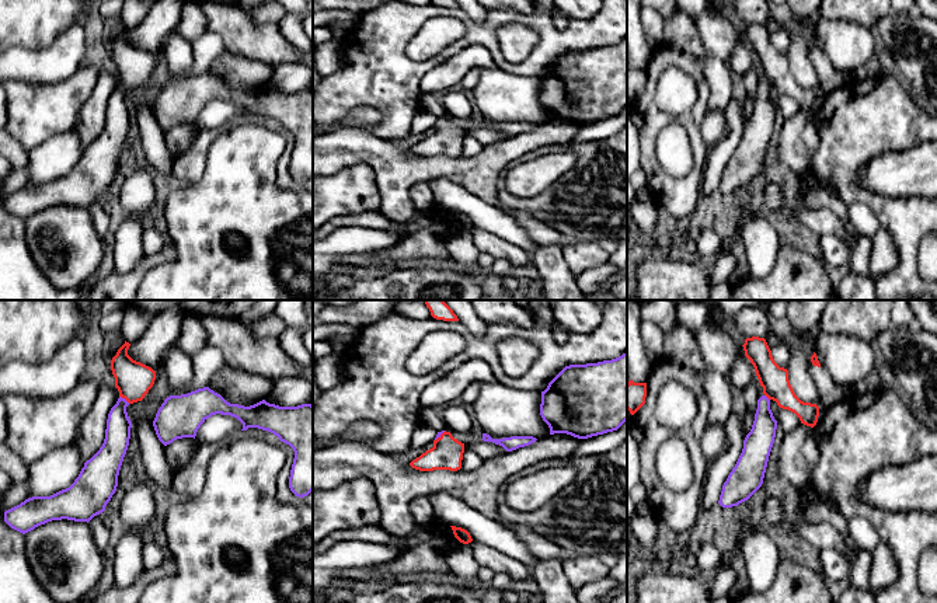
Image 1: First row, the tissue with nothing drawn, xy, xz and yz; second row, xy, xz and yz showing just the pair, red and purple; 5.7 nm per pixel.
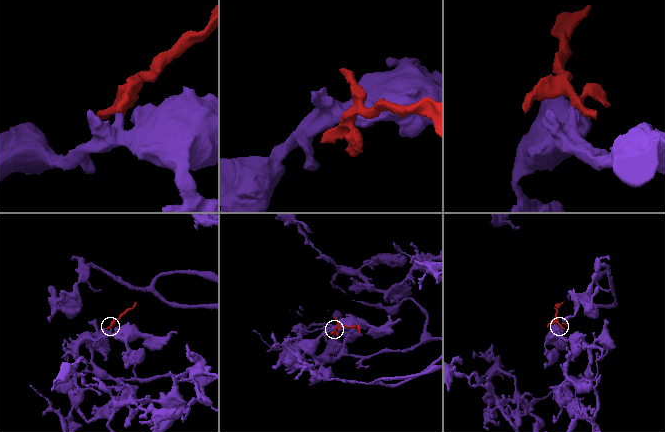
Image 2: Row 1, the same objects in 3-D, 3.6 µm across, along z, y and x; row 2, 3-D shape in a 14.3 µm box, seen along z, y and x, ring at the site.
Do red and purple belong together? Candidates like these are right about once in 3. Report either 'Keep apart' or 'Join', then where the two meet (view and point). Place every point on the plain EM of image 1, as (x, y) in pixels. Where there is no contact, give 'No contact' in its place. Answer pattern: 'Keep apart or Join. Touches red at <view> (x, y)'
Join. Touches red at xy (125, 84)

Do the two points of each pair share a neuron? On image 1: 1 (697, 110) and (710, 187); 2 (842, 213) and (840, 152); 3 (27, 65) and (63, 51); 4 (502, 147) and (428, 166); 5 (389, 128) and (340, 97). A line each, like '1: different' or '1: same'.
1: different
2: different
3: same
4: same
5: same

